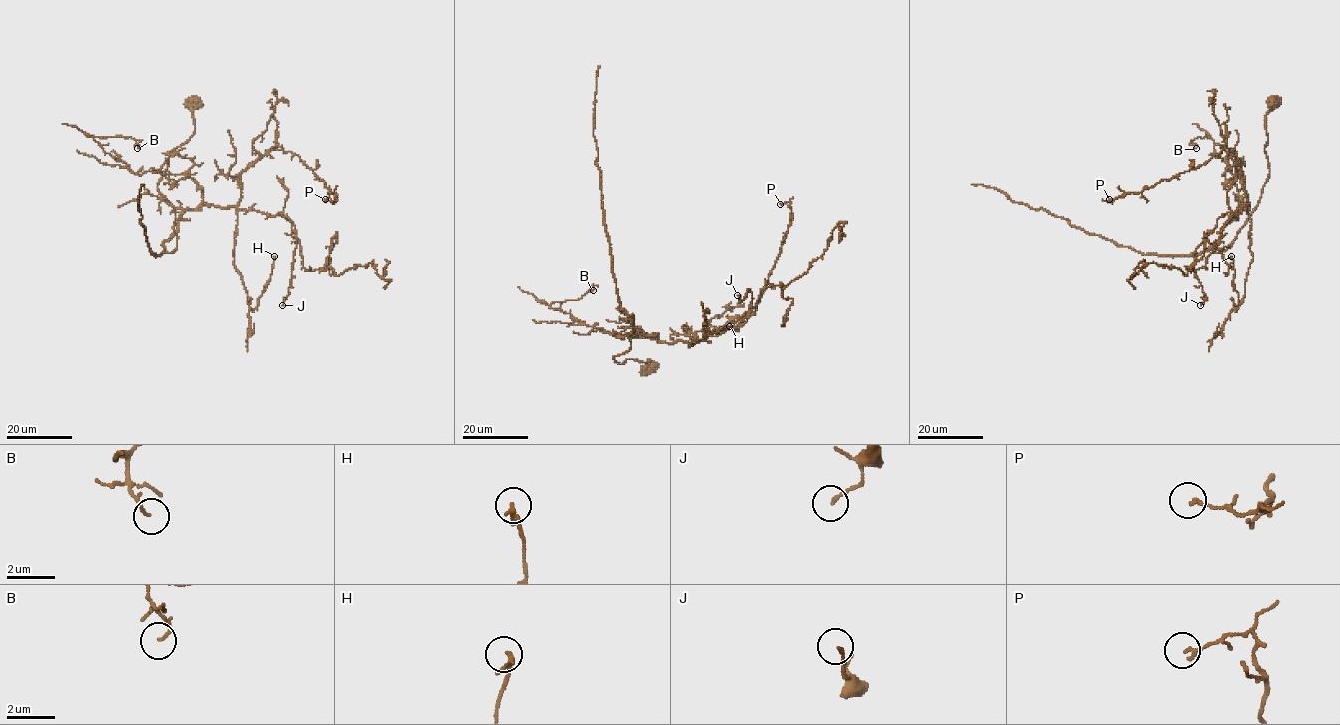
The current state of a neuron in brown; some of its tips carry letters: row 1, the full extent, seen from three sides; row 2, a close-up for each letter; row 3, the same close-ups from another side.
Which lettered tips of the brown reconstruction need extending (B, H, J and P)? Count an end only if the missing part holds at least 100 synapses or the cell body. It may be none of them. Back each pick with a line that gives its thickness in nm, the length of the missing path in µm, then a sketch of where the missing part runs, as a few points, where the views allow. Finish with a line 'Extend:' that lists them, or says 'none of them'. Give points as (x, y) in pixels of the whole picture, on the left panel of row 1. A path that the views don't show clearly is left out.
Extend: none of them

